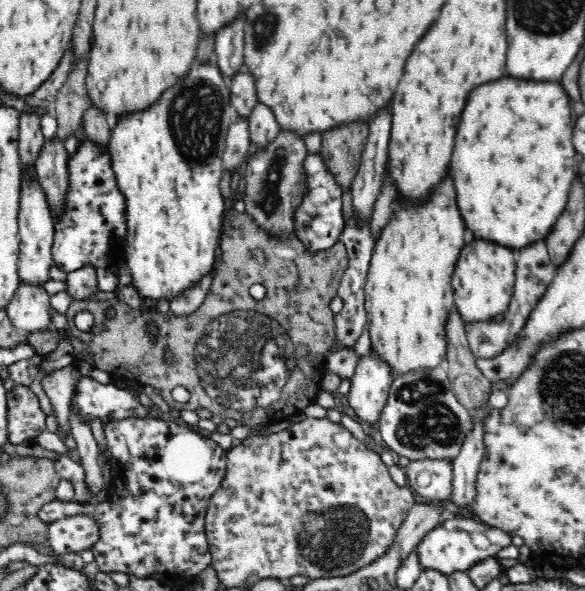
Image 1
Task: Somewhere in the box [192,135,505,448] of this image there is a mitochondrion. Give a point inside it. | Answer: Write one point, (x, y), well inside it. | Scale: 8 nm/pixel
(268, 197)

